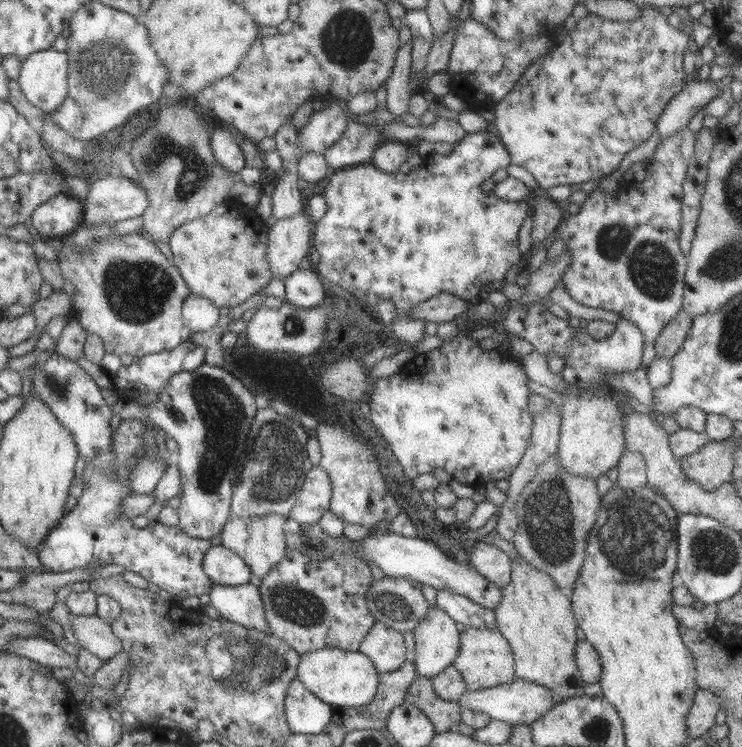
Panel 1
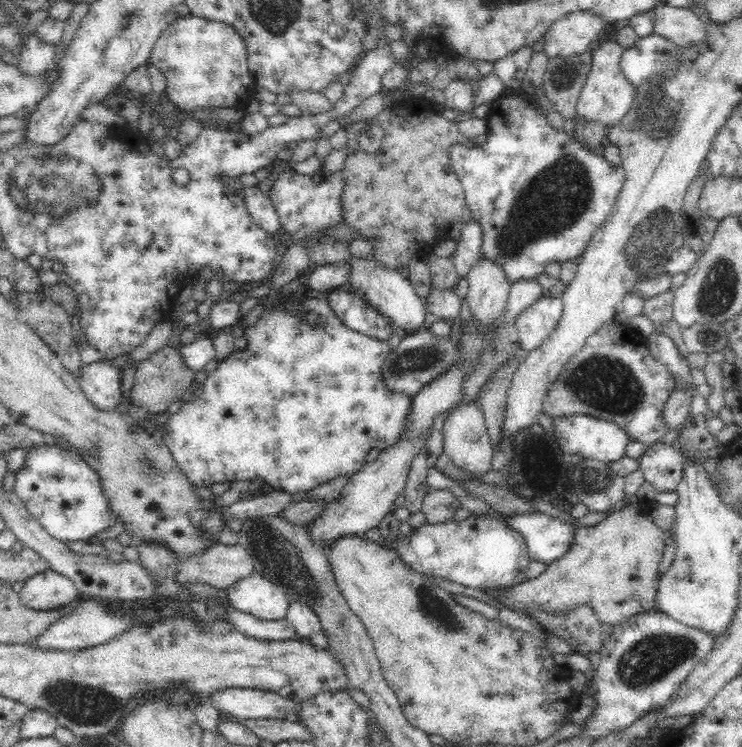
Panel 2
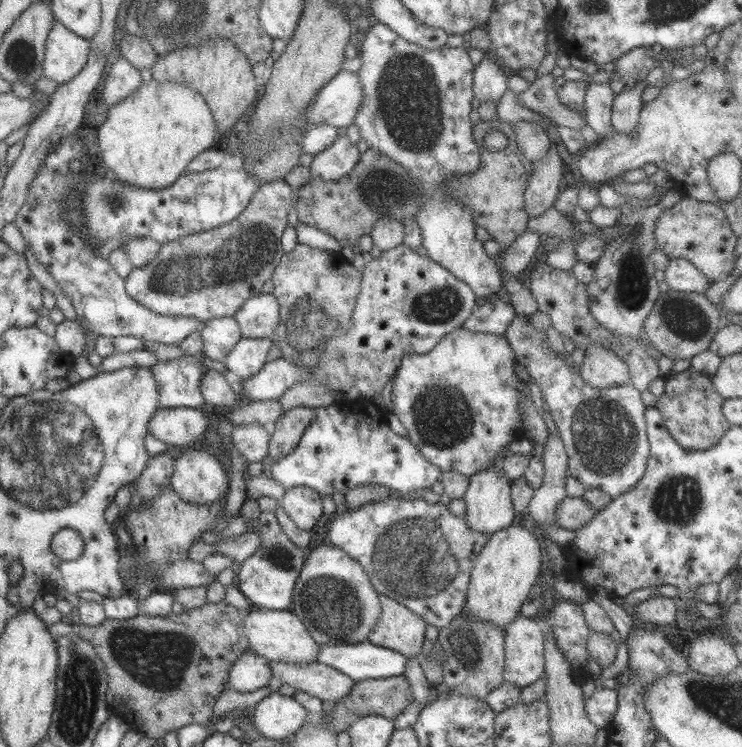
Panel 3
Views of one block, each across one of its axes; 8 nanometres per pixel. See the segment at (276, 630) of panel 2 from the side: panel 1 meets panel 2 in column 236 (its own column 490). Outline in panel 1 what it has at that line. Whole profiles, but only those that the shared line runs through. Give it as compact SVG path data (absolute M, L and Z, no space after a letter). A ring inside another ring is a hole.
M438 590L436 606L444 610L461 628L497 628L496 614L492 609L484 608L461 594Z

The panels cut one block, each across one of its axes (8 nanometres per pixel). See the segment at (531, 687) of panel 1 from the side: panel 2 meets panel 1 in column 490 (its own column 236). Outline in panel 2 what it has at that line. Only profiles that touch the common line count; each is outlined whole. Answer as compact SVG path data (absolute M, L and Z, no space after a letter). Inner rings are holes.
M223 688L212 693L207 701L219 712L246 720L259 718L295 720L299 710L298 702L275 692L258 689Z

